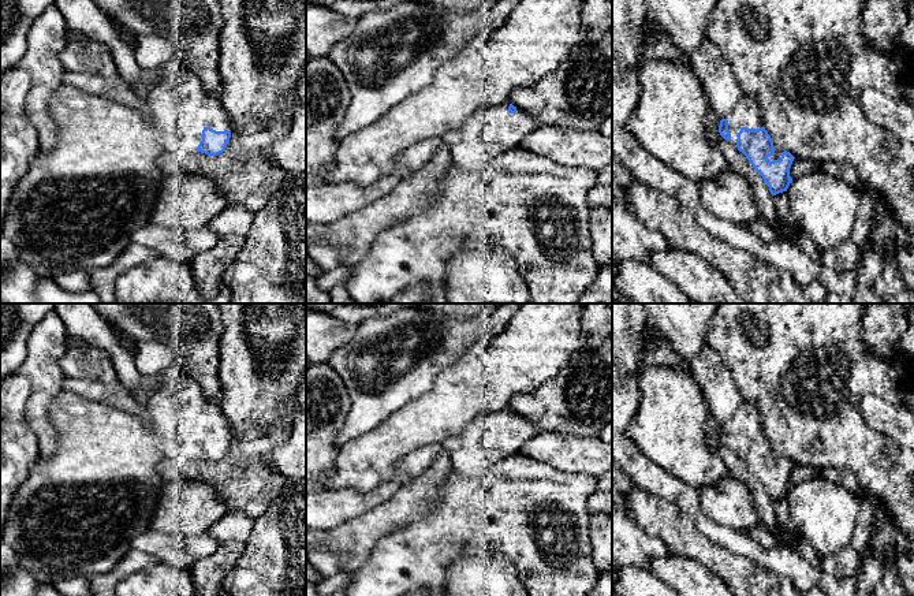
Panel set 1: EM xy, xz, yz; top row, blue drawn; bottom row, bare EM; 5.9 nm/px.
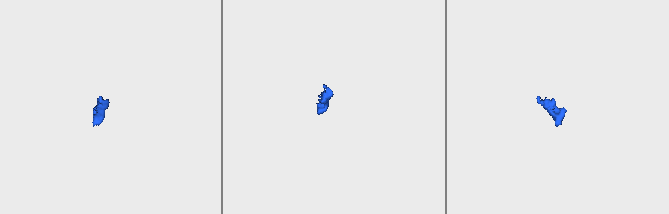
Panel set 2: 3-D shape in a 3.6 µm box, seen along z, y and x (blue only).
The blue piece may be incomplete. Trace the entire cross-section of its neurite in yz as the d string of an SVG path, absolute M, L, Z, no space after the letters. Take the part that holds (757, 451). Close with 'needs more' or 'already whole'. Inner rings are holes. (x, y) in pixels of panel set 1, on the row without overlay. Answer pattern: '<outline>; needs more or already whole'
M743 399L735 414L720 426L719 439L747 463L772 502L787 498L795 463L784 457L779 466L768 465L775 461L773 447L764 433L761 413L753 401Z; needs more

